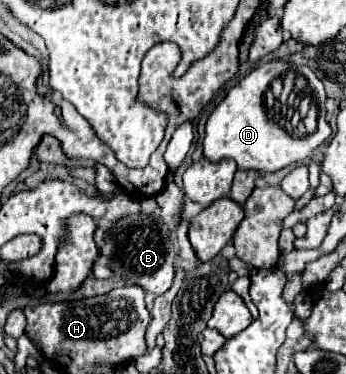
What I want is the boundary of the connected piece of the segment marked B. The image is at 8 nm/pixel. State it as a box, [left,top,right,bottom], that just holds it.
[101,212,179,294]

